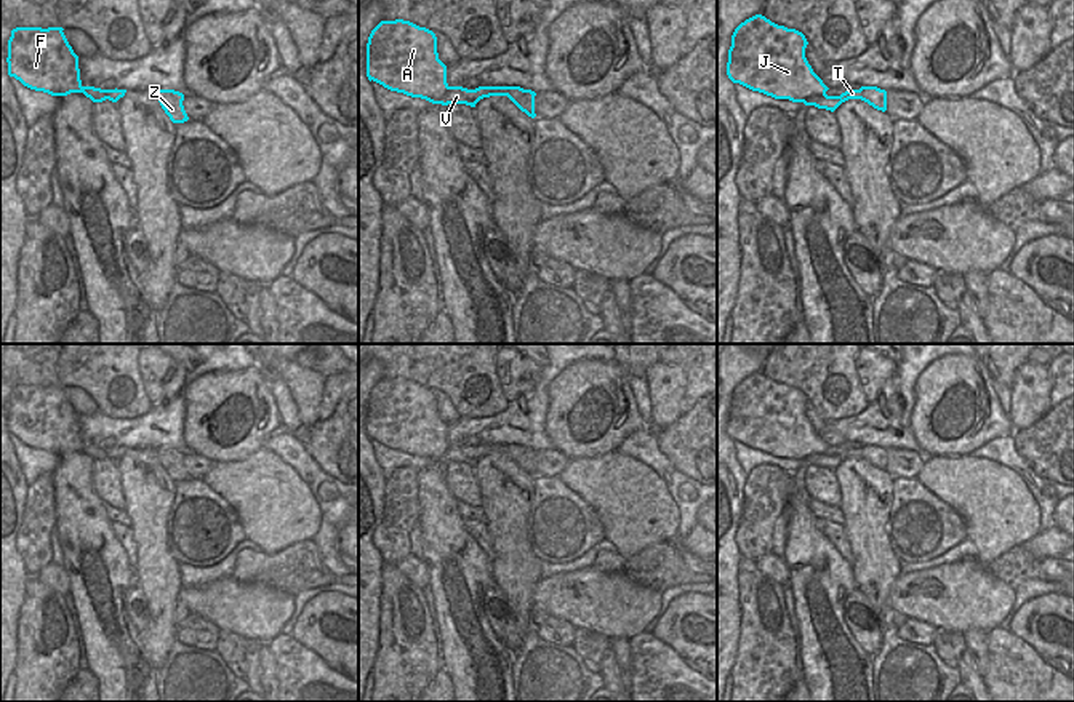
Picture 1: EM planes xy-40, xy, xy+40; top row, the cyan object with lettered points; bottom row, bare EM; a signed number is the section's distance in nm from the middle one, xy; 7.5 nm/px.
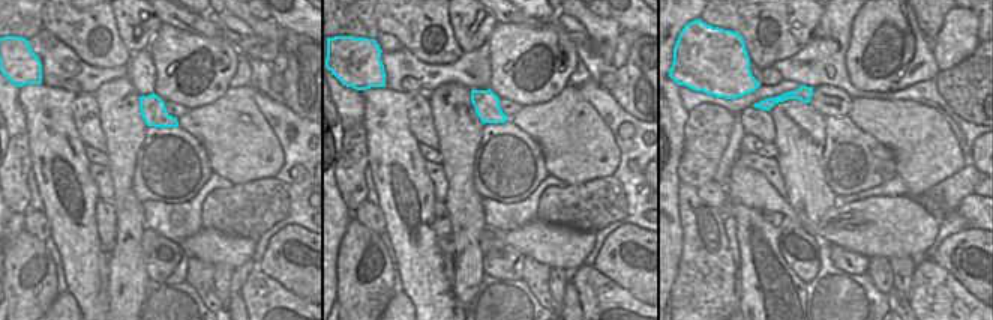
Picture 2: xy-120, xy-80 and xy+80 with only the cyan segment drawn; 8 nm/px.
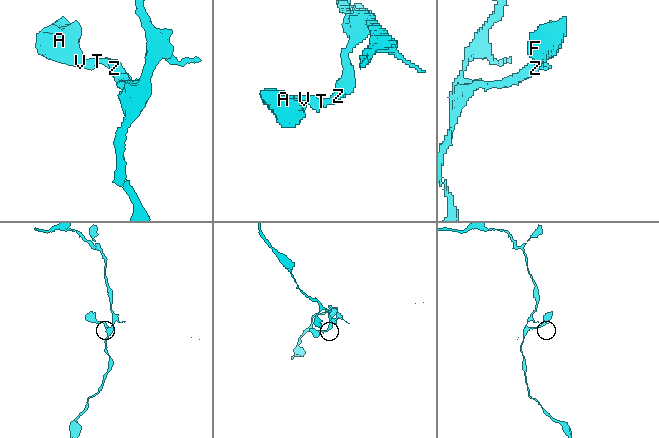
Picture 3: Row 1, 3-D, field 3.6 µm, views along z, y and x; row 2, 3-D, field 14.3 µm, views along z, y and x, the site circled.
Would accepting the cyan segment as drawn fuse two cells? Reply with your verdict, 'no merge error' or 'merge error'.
no merge error

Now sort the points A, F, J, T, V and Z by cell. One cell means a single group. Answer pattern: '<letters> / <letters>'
A F J T V Z

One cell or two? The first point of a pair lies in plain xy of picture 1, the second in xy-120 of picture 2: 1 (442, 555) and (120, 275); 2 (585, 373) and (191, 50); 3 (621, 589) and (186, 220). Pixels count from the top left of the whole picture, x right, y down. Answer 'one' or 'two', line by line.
1: two
2: one
3: two

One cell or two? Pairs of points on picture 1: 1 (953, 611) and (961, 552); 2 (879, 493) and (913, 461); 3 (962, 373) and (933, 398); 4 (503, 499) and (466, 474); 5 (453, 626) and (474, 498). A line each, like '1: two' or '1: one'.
1: two
2: two
3: one
4: two
5: two

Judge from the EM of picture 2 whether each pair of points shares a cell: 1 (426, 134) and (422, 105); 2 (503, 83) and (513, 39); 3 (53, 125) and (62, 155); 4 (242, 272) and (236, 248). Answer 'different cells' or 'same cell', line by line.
1: same cell
2: same cell
3: same cell
4: different cells

